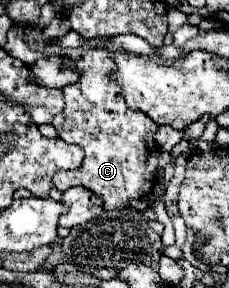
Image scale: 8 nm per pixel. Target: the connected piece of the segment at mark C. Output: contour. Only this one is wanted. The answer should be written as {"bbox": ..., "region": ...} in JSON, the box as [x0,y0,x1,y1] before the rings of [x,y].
{"bbox":[52,49,158,211],"region":[[[106,49],[88,51],[82,59],[66,59],[82,71],[78,83],[68,85],[64,91],[66,107],[54,117],[52,125],[62,141],[76,141],[84,149],[84,161],[78,169],[58,171],[54,175],[54,187],[66,191],[68,187],[82,185],[104,197],[104,211],[120,209],[128,199],[146,197],[154,187],[154,173],[158,169],[158,147],[154,133],[158,125],[142,111],[132,111],[118,87],[110,77],[116,73],[112,53]]]}

